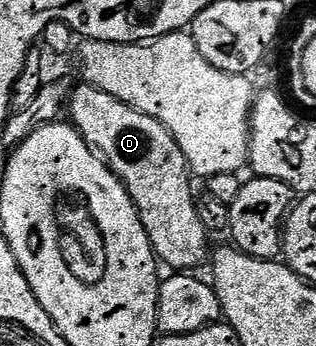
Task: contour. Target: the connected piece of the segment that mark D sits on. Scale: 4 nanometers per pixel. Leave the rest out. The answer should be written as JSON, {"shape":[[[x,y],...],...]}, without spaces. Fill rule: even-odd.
{"shape":[[[88,85],[72,92],[67,111],[73,114],[71,122],[86,143],[125,184],[158,260],[173,267],[169,269],[197,269],[193,267],[204,259],[206,262],[210,236],[203,221],[199,221],[198,200],[193,199],[193,187],[189,184],[189,163],[169,130],[155,117],[147,117],[147,113],[139,113],[131,105],[111,97],[111,93]]]}

